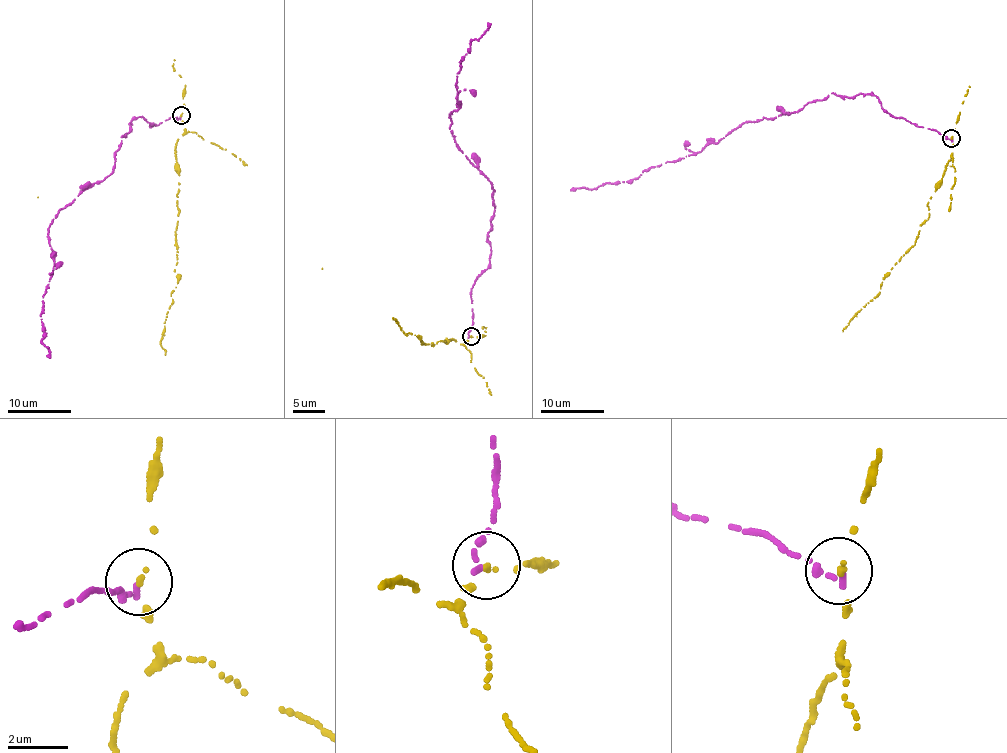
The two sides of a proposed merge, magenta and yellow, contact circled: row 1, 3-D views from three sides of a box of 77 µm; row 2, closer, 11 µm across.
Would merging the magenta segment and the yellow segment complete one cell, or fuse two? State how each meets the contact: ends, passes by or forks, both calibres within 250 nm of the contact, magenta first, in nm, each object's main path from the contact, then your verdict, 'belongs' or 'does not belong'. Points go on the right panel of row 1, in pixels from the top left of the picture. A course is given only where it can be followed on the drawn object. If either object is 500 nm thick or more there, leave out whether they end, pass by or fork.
magenta ends | yellow ends | 190/140 nm | magenta via (951, 139), (886, 112), (873, 95), (832, 94), (793, 112), (749, 120), (697, 153), (637, 177), (570, 191) | yellow via (951, 137), (952, 158), (927, 201), (928, 219), (916, 242), (885, 276), (879, 294), (843, 330) | does not belong

